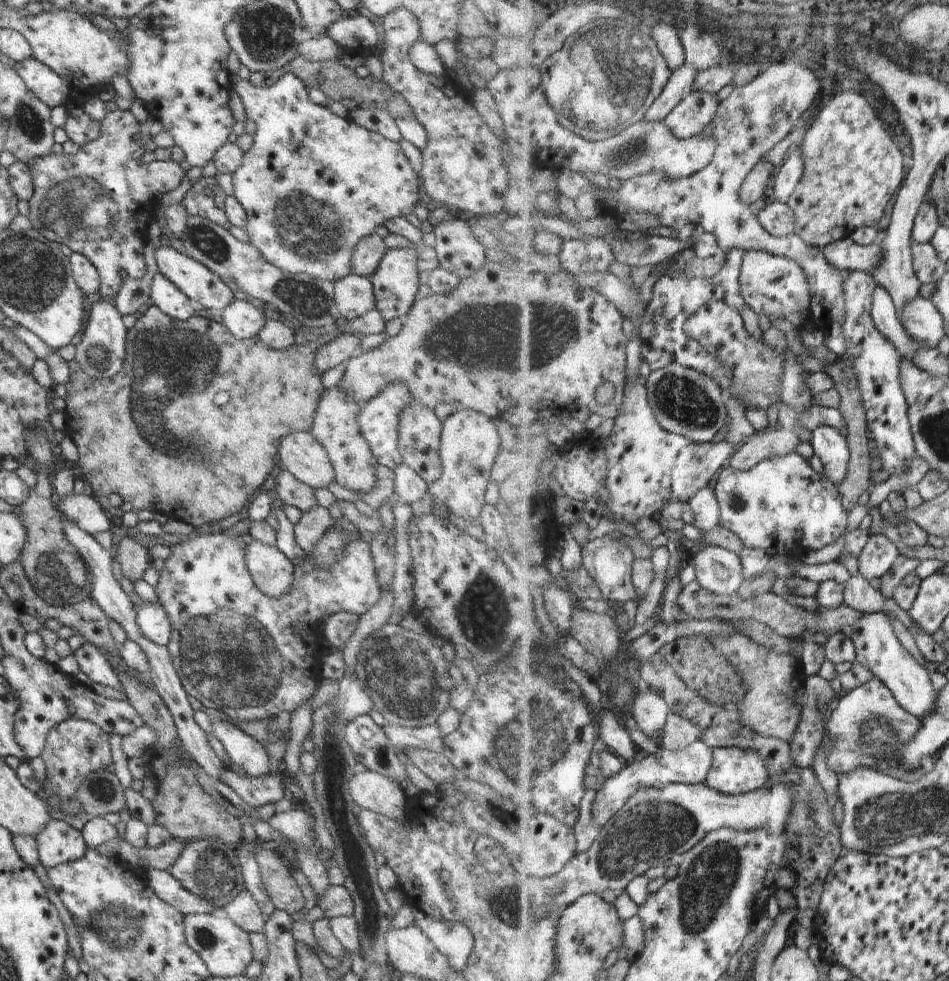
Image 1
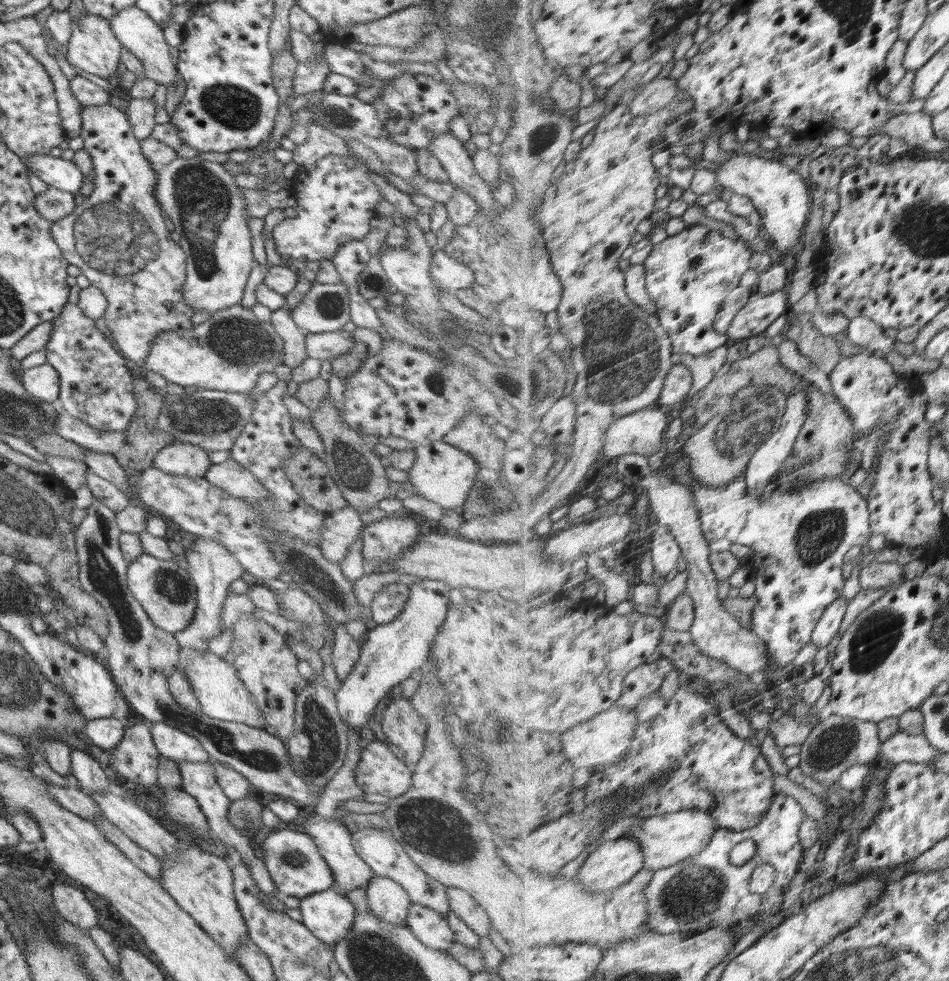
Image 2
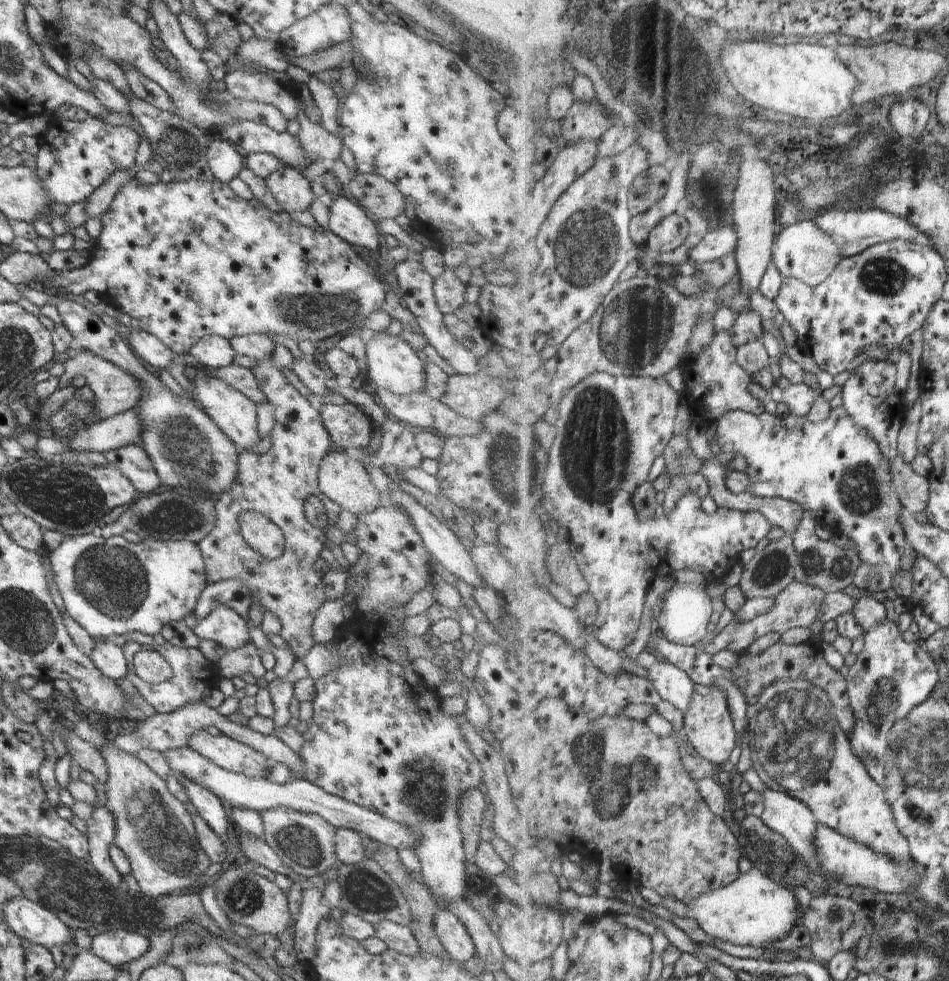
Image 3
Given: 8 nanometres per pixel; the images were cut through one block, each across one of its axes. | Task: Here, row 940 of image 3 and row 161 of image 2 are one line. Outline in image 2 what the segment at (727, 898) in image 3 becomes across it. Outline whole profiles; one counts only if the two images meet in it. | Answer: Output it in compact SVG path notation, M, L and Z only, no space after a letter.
M735 153L735 156L728 158L726 163L719 165L716 174L720 186L732 190L735 195L750 196L764 217L762 228L774 241L776 250L781 252L783 257L787 253L792 254L792 248L796 248L796 259L801 251L802 234L809 222L814 200L808 180L802 178L800 172L794 172L792 168L780 162L749 153Z

